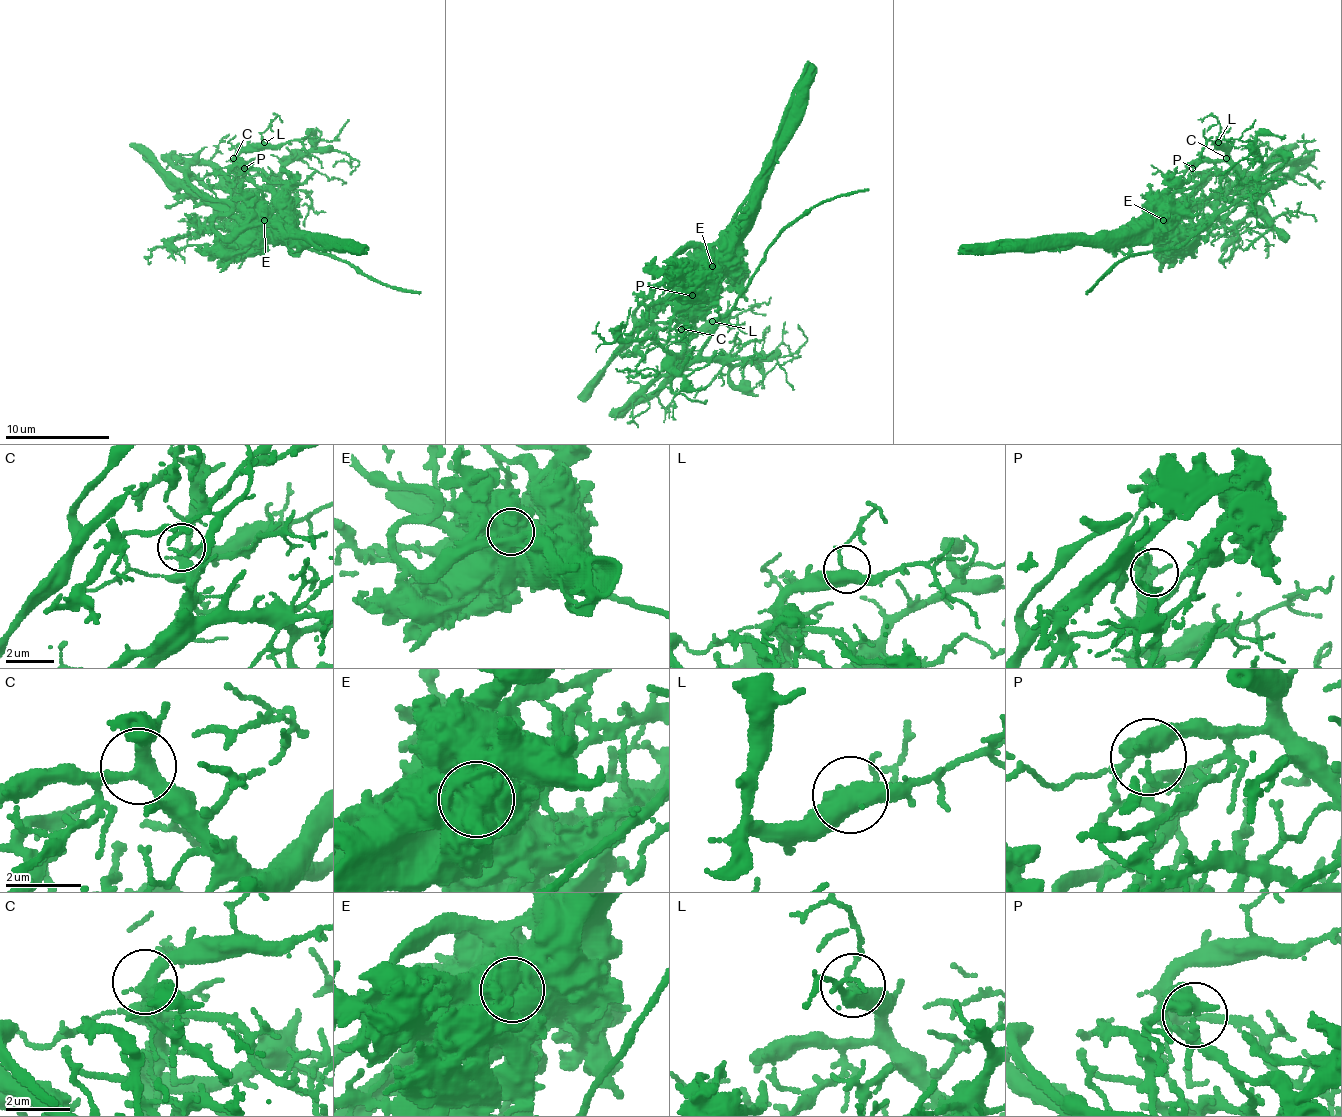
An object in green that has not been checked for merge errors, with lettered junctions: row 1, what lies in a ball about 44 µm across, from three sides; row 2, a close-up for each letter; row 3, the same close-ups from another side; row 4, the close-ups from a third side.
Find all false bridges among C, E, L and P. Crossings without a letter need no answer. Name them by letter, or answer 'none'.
E, P

